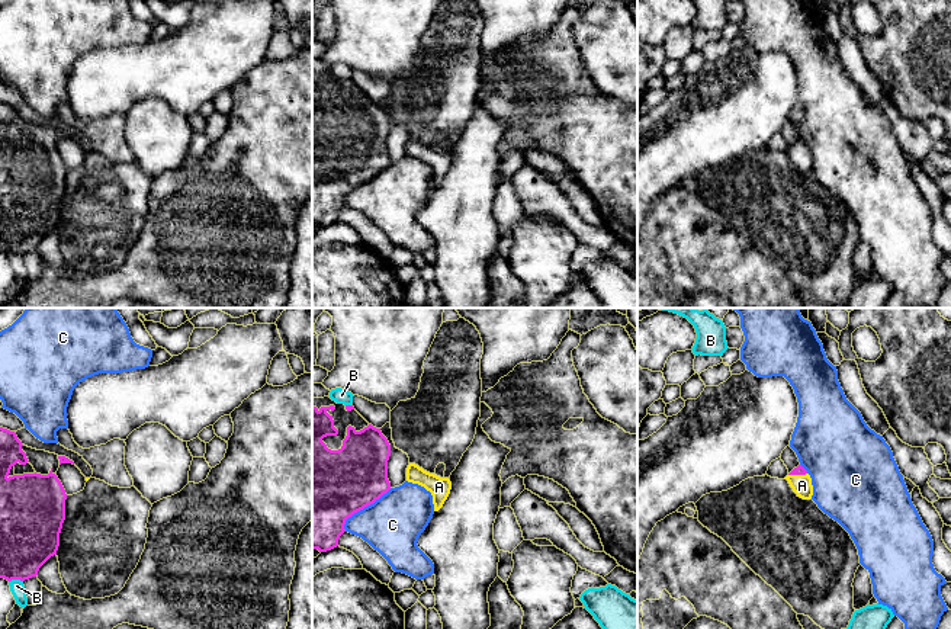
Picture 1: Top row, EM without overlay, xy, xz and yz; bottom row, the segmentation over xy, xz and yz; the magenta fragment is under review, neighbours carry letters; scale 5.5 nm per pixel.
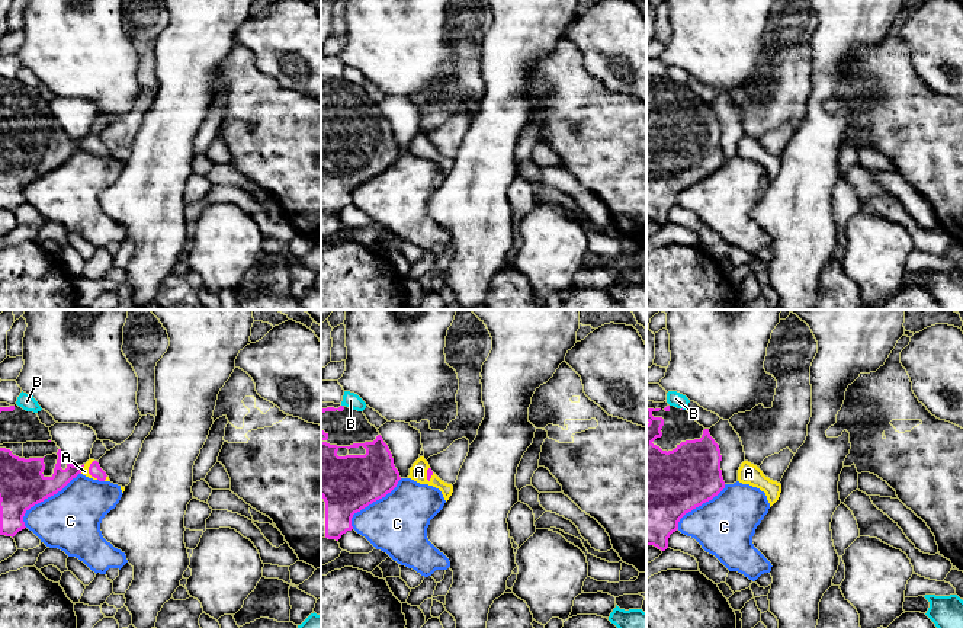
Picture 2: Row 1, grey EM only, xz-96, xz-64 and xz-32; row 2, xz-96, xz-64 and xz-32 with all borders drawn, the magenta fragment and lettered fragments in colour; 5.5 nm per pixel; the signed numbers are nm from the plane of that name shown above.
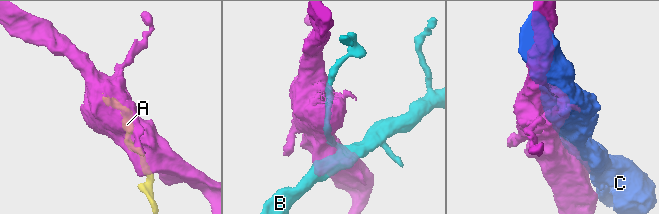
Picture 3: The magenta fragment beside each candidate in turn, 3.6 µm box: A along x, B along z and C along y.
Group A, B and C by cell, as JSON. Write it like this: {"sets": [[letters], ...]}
{"sets": [["A"], ["B"], ["C"]]}

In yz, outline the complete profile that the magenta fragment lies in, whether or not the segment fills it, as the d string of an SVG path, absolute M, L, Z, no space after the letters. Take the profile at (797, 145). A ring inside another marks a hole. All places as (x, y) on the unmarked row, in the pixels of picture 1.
M801 139L794 142L784 154L788 155L790 161L797 169L797 171L803 174L812 173L813 170L812 153Z

